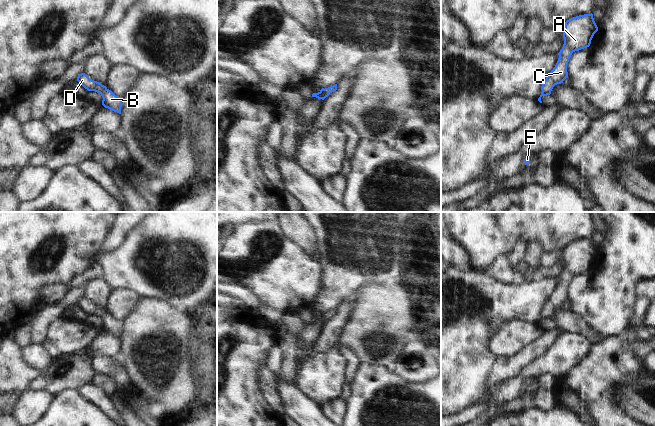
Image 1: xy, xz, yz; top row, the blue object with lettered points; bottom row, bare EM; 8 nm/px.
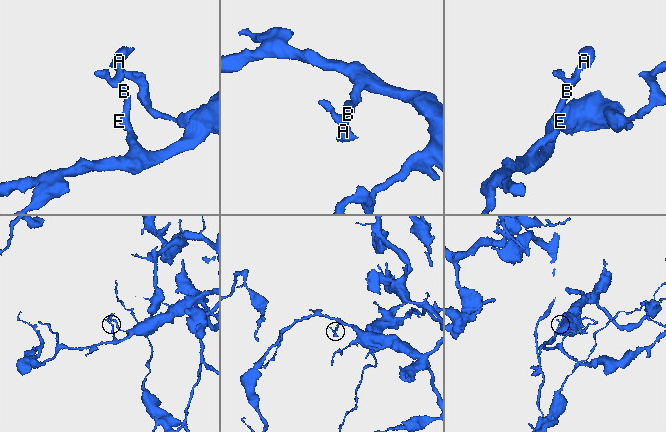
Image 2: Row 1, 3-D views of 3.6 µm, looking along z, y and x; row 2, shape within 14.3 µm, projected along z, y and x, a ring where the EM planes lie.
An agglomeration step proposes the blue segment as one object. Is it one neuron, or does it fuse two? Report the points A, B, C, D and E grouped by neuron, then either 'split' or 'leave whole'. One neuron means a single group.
groups A B C D E; leave whole

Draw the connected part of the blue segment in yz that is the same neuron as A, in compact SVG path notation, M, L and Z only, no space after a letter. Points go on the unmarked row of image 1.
M592 237L573 241L565 246L563 254L564 268L558 277L559 282L555 291L541 310L542 316L538 322L540 327L542 327L542 320L550 319L555 309L563 307L568 302L567 288L572 277L589 271L597 255L598 251Z

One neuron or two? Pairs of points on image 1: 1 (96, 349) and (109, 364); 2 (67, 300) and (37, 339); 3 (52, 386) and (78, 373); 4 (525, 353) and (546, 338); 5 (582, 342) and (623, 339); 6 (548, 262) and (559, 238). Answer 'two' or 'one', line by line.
1: two
2: one
3: one
4: one
5: two
6: two

